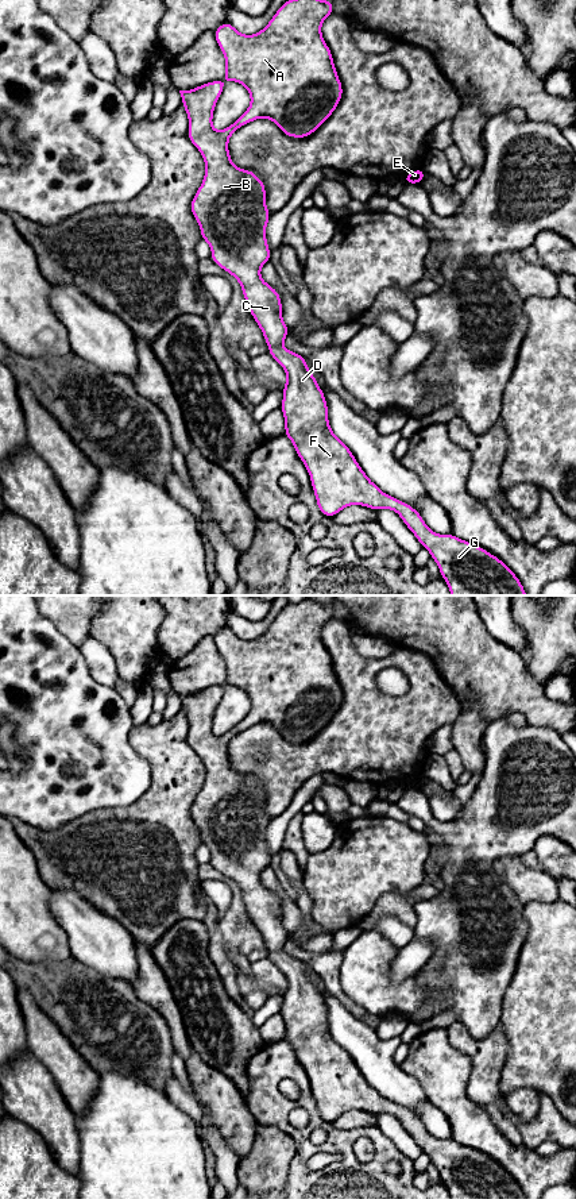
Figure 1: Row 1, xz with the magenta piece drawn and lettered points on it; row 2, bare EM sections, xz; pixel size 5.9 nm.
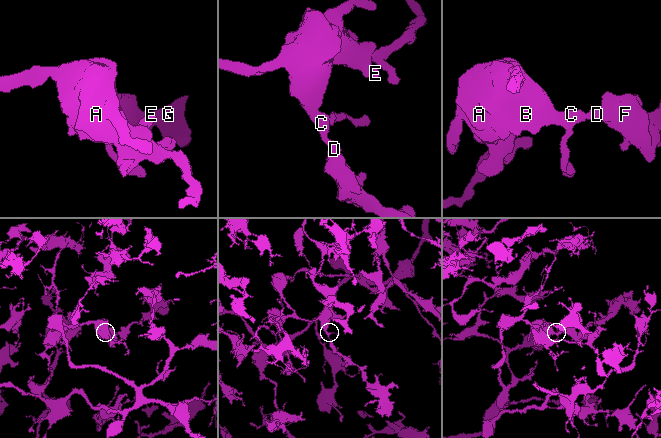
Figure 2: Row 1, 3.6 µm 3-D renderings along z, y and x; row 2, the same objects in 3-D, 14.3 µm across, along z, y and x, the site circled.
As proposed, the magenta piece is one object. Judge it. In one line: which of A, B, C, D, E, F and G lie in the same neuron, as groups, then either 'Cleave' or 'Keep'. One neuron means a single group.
Groups: A B C D E F G. Keep

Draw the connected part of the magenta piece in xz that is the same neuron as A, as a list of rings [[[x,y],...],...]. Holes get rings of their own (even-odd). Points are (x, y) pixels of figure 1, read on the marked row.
[[[286,0],[268,24],[254,35],[240,34],[225,22],[214,30],[214,39],[225,58],[225,78],[209,81],[190,90],[179,90],[182,107],[189,119],[188,138],[201,153],[205,176],[197,189],[190,211],[212,250],[210,259],[233,275],[254,320],[263,332],[268,354],[283,367],[287,382],[283,385],[281,410],[285,416],[285,435],[294,444],[312,481],[317,506],[322,516],[333,517],[349,505],[362,505],[374,510],[391,509],[413,532],[424,548],[430,552],[445,579],[451,595],[527,595],[518,577],[487,550],[453,533],[438,535],[409,504],[383,493],[356,462],[352,451],[332,432],[328,420],[328,404],[306,358],[282,346],[290,328],[282,319],[279,293],[260,277],[260,267],[270,262],[266,225],[271,217],[266,207],[266,185],[252,170],[243,170],[231,161],[228,140],[235,131],[262,117],[272,120],[291,138],[312,135],[337,108],[343,97],[343,85],[337,76],[332,51],[325,43],[321,26],[333,12],[333,0]],[[227,81],[236,81],[251,96],[248,109],[221,131],[212,126],[213,111]]]

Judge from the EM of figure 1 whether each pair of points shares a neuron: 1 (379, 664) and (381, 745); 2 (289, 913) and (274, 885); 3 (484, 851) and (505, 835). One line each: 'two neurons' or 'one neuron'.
1: one neuron
2: one neuron
3: one neuron

